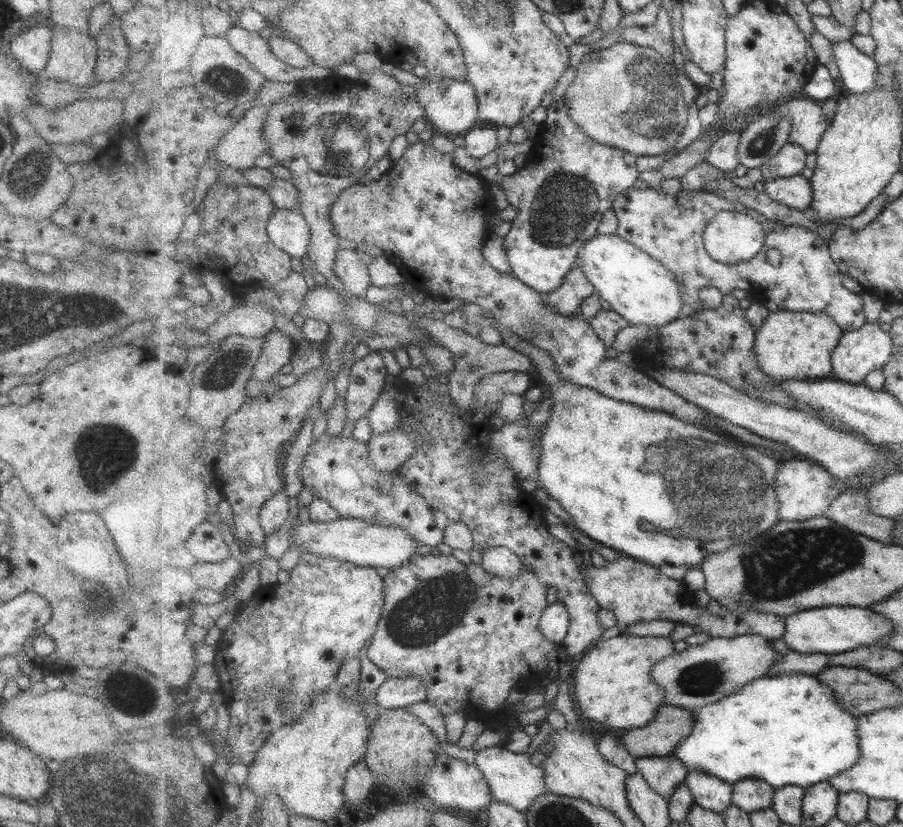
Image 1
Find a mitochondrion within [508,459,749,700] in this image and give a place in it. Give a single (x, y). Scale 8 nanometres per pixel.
(702, 679)

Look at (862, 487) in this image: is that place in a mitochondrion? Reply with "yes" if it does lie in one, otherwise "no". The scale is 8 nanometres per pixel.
no

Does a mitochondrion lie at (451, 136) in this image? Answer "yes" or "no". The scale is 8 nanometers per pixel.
no

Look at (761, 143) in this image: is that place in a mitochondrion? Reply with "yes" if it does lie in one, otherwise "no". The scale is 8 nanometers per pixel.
yes

